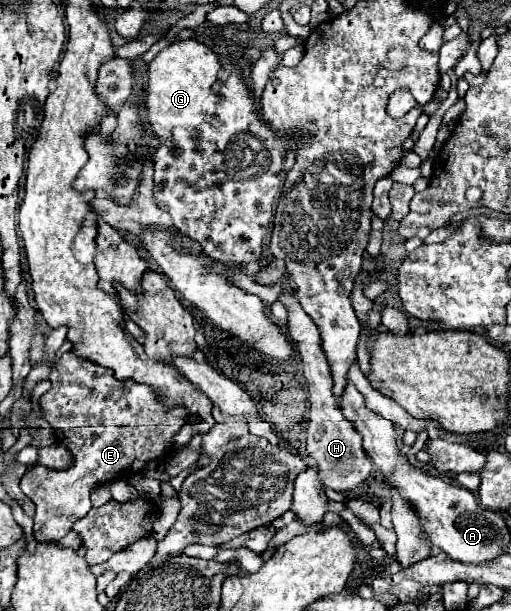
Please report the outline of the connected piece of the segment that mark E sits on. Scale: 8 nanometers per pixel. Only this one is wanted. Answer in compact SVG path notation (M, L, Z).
M65 352L57 364L53 366L53 372L49 376L51 390L39 398L43 418L53 426L57 432L57 438L61 444L67 446L67 450L73 454L73 466L67 470L49 470L41 464L31 466L23 480L21 490L27 494L35 506L35 538L39 542L57 542L61 540L73 526L75 520L83 518L89 510L89 494L93 486L105 484L105 480L123 480L129 474L137 474L143 468L147 468L149 462L163 462L171 448L171 438L181 430L183 418L187 418L187 410L163 410L159 406L159 398L151 394L151 386L139 386L137 382L119 382L111 370L87 360L79 358L75 352Z

